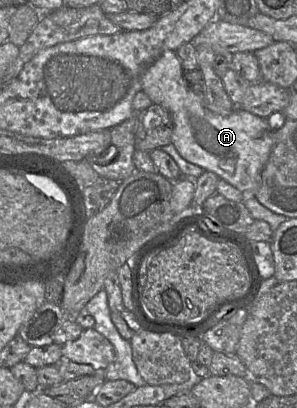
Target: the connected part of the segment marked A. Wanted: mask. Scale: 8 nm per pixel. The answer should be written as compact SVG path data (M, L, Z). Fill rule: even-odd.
M167 50L149 65L141 74L141 91L145 92L153 104L167 109L173 121L171 144L188 162L206 171L212 171L221 179L246 195L254 195L260 185L260 175L267 163L274 145L274 131L267 118L262 118L241 108L235 108L229 115L220 115L205 107L202 95L190 90L184 80L184 69L176 51Z

